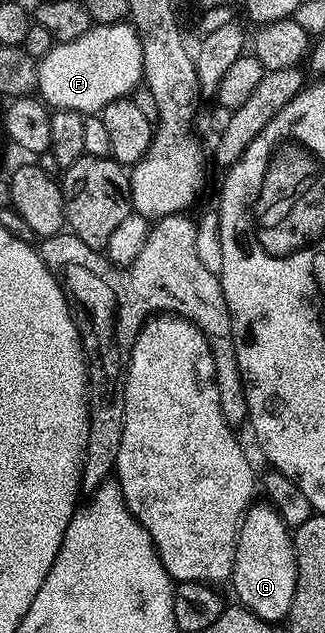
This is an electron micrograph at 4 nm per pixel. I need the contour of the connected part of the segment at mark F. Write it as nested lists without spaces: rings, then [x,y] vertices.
[[[121,22],[116,24],[94,24],[91,25],[89,30],[74,40],[65,40],[55,43],[53,48],[50,48],[48,53],[41,57],[38,67],[38,81],[37,89],[39,97],[43,100],[43,103],[48,105],[51,109],[57,111],[72,111],[81,112],[84,116],[101,113],[102,108],[108,104],[108,102],[116,101],[127,97],[129,92],[137,83],[140,84],[142,80],[142,42],[141,37],[137,33],[137,29],[131,23]]]

